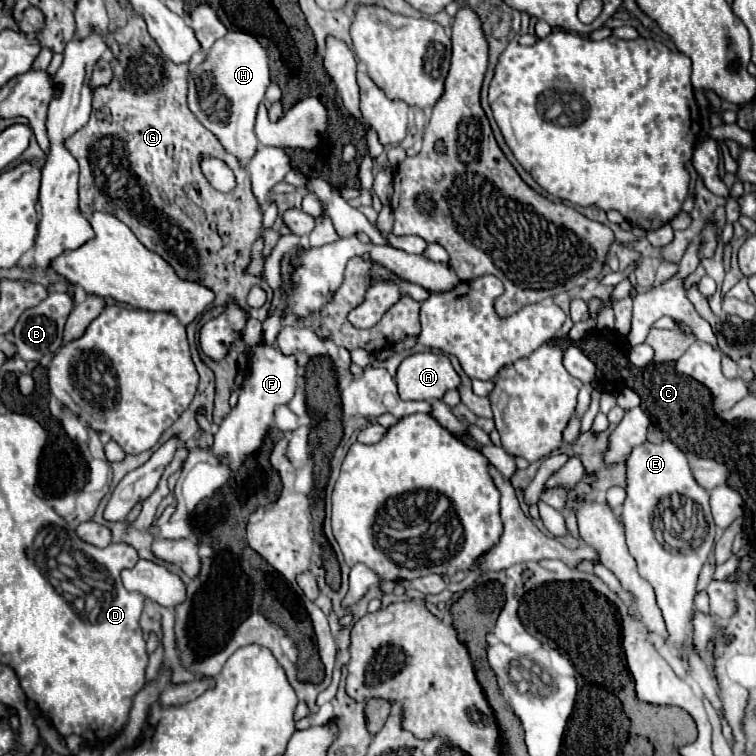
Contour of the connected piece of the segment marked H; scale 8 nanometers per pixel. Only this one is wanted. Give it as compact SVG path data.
M236 27L218 39L204 55L204 59L192 65L188 71L188 109L210 133L218 137L224 151L234 155L242 167L248 167L258 151L254 123L258 105L264 101L268 85L270 67L266 49L254 35Z

